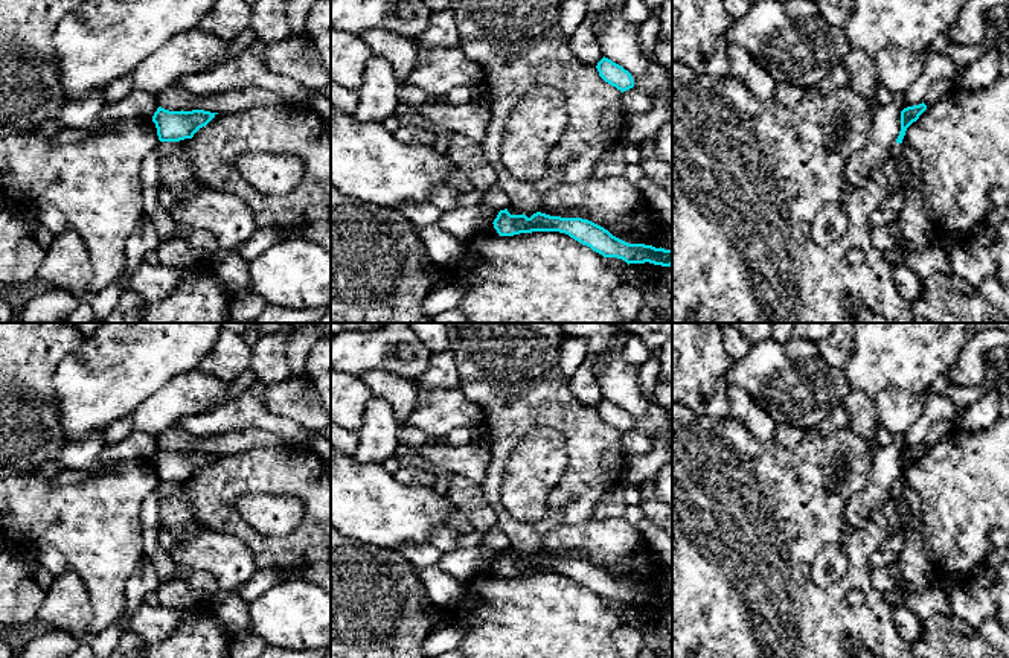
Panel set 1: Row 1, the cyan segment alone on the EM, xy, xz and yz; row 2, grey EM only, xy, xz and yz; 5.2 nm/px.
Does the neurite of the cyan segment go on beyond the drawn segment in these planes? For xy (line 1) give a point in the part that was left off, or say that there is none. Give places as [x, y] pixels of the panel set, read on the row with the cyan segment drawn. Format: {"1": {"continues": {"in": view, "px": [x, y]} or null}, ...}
{"1": {"continues": null}}

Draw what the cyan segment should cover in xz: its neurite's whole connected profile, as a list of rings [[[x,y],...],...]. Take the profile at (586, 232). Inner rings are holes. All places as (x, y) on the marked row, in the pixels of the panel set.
[[[508,209],[500,210],[494,219],[494,228],[500,236],[514,236],[532,232],[559,232],[565,233],[582,245],[604,257],[617,257],[629,264],[654,264],[661,267],[672,265],[672,250],[655,248],[645,244],[628,244],[613,236],[604,227],[582,218],[550,216],[541,212],[530,218],[523,215],[511,215]]]

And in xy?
[[[162,107],[152,116],[160,142],[180,142],[192,139],[194,134],[206,126],[218,113],[204,110],[169,111]]]

